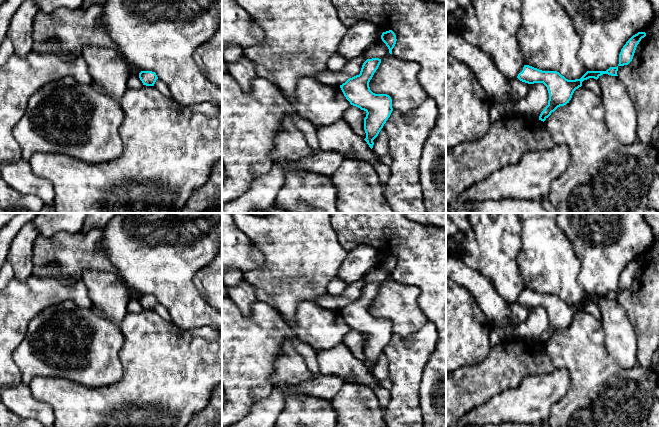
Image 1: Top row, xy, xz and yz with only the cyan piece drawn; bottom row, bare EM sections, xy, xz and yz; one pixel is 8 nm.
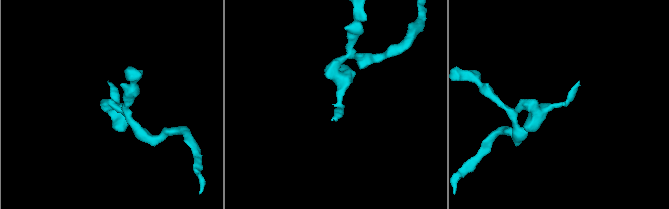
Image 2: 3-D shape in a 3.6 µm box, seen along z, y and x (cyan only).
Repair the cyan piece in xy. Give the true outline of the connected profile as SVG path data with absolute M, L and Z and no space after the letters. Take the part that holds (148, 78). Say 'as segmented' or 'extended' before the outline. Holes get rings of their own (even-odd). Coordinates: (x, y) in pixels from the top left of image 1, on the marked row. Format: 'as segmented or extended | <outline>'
as segmented | M141 71L139 73L139 78L143 85L146 86L154 86L156 80L158 79L156 73L152 71Z

